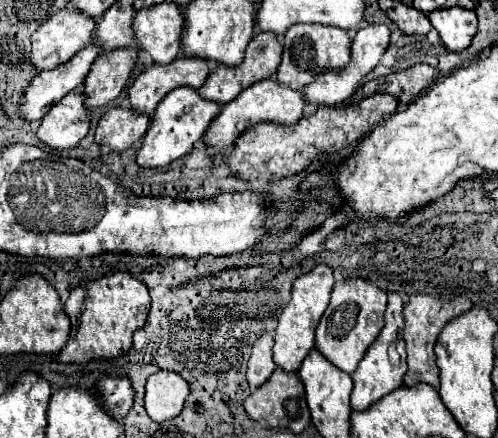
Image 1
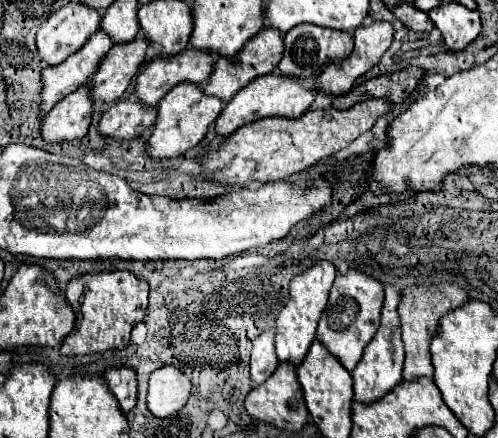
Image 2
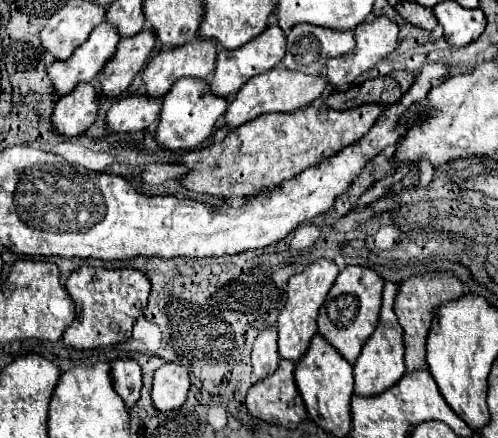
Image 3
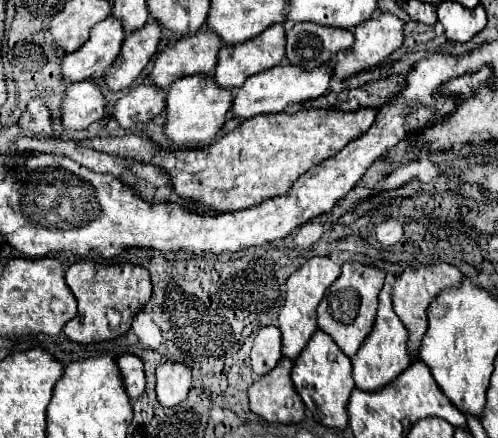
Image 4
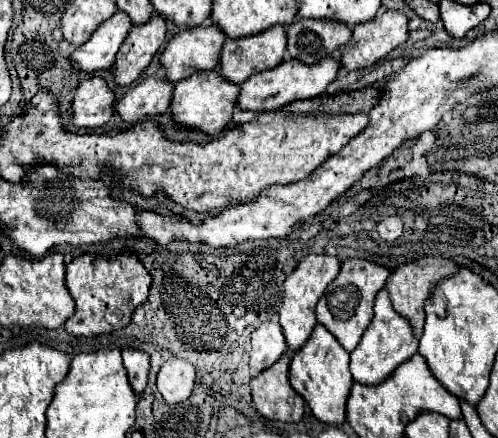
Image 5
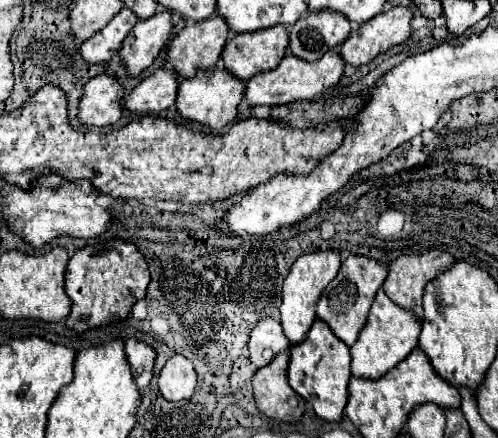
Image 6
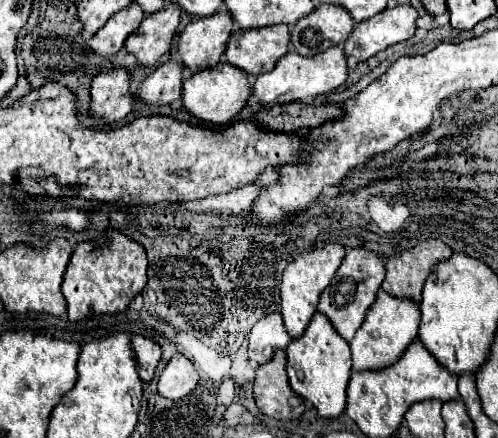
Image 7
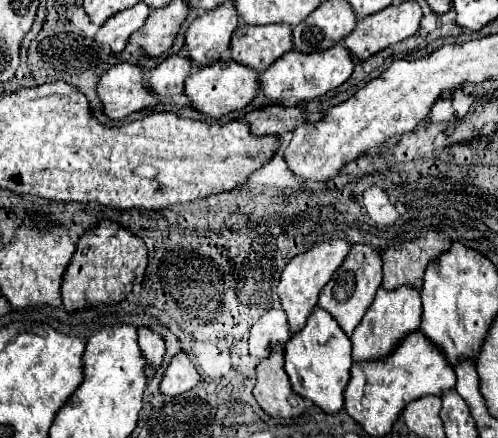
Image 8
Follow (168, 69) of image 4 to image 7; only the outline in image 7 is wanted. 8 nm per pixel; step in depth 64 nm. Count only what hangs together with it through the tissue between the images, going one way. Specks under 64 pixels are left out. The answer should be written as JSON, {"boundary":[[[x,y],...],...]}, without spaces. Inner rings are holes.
{"boundary":[[[218,10],[212,16],[192,20],[180,34],[180,58],[190,72],[200,72],[204,68],[214,68],[226,50],[232,16],[228,10]]]}

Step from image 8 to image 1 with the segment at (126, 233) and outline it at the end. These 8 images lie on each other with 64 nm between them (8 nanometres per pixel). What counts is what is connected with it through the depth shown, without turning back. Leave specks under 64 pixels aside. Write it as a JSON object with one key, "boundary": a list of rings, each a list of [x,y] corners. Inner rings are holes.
{"boundary":[[[114,272],[74,286],[64,308],[72,320],[72,330],[66,346],[58,354],[58,360],[88,362],[94,358],[116,358],[130,350],[132,334],[146,324],[150,296],[144,282],[136,280],[128,272]]]}

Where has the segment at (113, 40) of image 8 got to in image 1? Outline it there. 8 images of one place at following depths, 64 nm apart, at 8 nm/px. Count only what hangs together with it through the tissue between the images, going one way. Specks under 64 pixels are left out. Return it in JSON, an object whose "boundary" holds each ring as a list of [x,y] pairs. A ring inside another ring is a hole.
{"boundary":[[[90,42],[68,62],[34,76],[20,102],[20,114],[26,120],[42,120],[54,104],[58,104],[66,94],[78,90],[84,84],[84,78],[88,76],[90,66],[96,58],[96,44]]]}

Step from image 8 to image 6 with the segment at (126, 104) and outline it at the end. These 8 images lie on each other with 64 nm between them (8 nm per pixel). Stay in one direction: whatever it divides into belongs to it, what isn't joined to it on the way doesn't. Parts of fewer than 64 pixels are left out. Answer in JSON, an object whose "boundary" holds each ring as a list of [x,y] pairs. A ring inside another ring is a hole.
{"boundary":[[[100,74],[94,76],[84,86],[84,96],[80,100],[80,122],[84,126],[110,126],[124,116],[124,106],[120,104],[124,88],[116,76]]]}

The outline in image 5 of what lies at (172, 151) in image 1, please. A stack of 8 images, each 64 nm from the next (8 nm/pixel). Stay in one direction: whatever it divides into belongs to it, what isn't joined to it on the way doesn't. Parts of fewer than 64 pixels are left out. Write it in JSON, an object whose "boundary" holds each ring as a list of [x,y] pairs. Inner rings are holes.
{"boundary":[[[216,70],[196,72],[190,78],[184,78],[174,84],[174,96],[170,104],[172,116],[178,124],[196,128],[208,136],[216,136],[232,122],[232,110],[236,106],[238,94],[240,94],[240,86],[224,80]]]}

